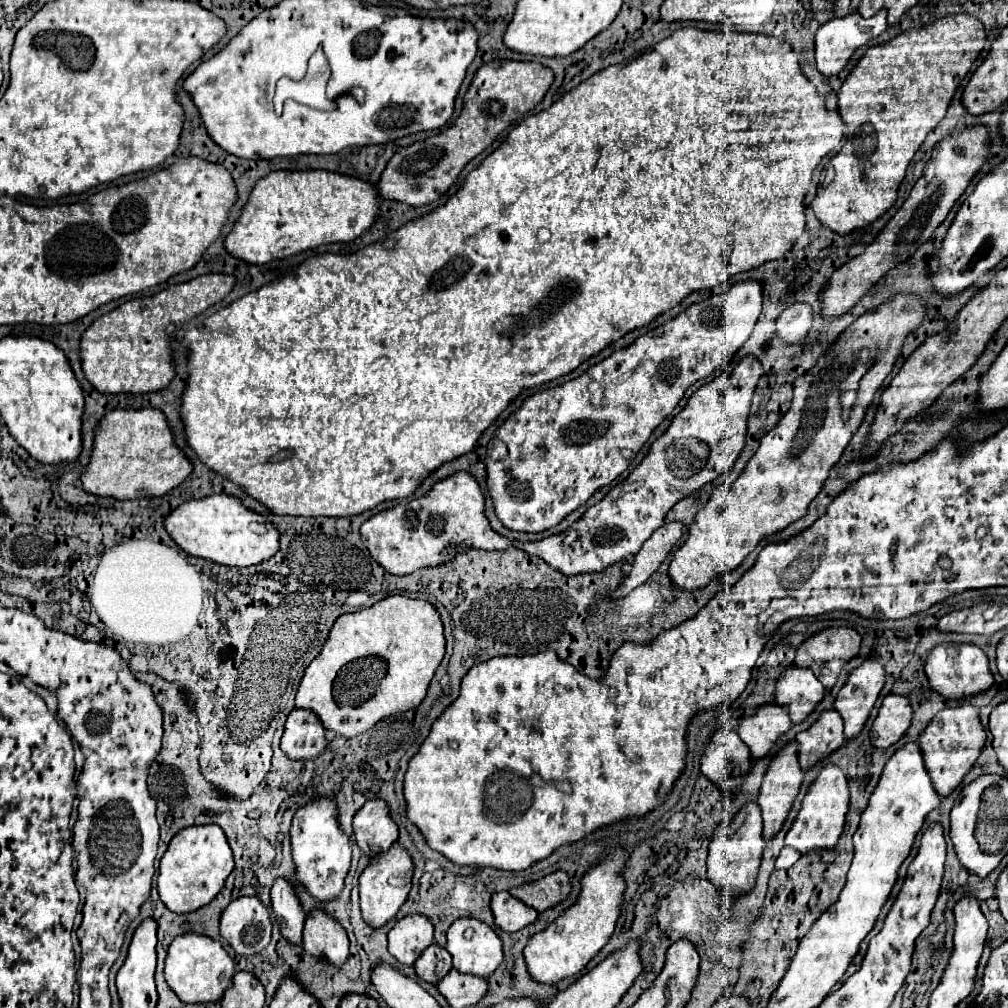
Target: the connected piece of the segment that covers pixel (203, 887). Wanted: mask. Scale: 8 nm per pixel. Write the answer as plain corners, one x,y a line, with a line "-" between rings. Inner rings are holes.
193,825
181,829
171,841
159,865
159,897
173,913
191,913
211,903
233,871
233,851
219,825

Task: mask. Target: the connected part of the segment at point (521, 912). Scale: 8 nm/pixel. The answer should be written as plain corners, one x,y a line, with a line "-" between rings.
499,891
499,893
493,895
491,909
493,909
493,915
495,915
495,923
503,931
519,931
525,925
531,925
539,915
535,909
519,903
507,891

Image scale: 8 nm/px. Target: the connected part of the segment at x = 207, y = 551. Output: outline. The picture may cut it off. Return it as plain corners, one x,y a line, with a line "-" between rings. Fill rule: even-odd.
209,495
203,499
191,499
181,503
165,517
163,525
171,539
187,555
229,567
249,567
263,563
279,549
279,533
273,527
267,527
265,533
255,533
251,529
251,523
255,521
257,513
245,509
239,499
231,495

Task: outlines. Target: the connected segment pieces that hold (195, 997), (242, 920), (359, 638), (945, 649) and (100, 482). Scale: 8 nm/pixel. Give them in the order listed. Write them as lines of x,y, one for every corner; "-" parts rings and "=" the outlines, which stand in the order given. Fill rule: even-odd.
183,933
183,935
177,935
167,947
165,981
185,1003
219,1001
225,989
231,985
233,973
235,973
233,959
227,955
227,951
221,947
219,941
207,935
=
239,897
221,913
221,937
239,955
255,955
271,941
271,917
257,897
=
403,595
385,597
369,609
341,615
335,621
325,647
305,669
295,705
313,709
327,731
355,737
387,715
417,707
443,655
443,623
435,605
-
347,665
349,689
343,679
=
937,645
927,659
925,665
927,679
931,687
947,699
963,699
971,695
979,695
993,687
995,679
989,671
989,659
977,645
=
113,409
103,415
95,429
91,459
81,483
87,493
103,497
159,497
181,485
189,473
191,461
175,447
165,415
159,409

